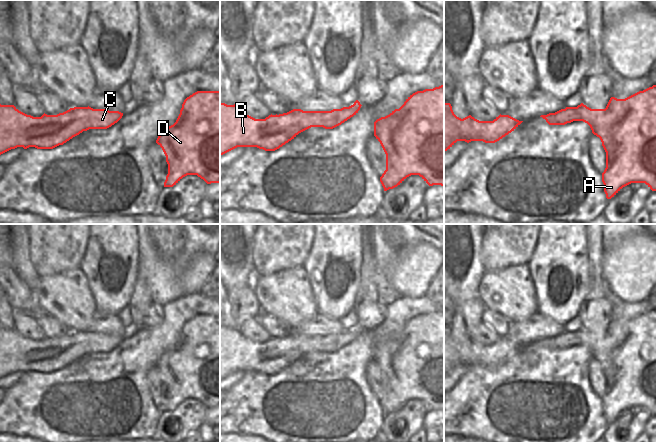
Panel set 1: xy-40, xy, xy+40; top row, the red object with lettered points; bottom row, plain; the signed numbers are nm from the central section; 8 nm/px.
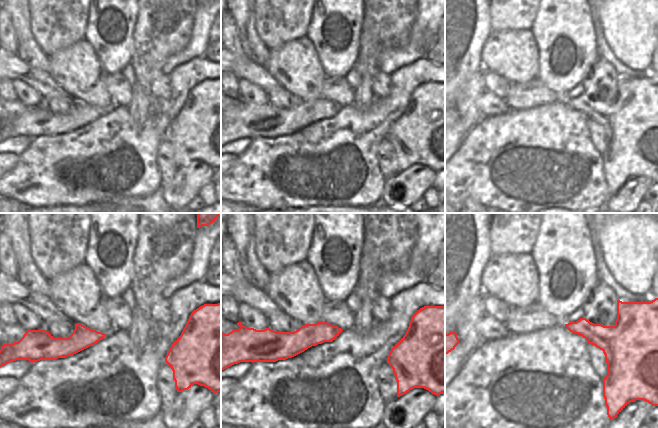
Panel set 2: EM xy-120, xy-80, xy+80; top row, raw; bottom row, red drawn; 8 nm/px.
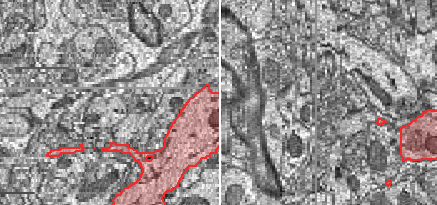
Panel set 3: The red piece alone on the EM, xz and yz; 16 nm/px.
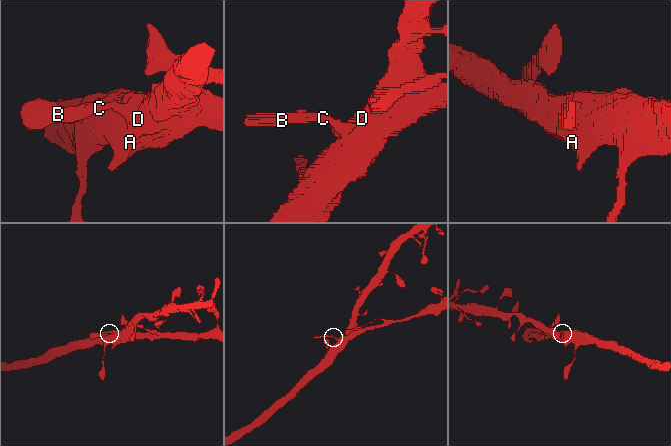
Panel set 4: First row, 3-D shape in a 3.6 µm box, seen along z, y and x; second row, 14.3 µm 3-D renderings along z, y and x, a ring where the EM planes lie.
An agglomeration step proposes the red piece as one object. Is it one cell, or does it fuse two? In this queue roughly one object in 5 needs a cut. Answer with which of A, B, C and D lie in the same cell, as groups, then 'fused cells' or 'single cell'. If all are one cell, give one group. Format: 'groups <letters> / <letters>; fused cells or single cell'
groups A B C D; single cell

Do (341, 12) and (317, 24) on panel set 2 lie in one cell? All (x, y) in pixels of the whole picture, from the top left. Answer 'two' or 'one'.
one

